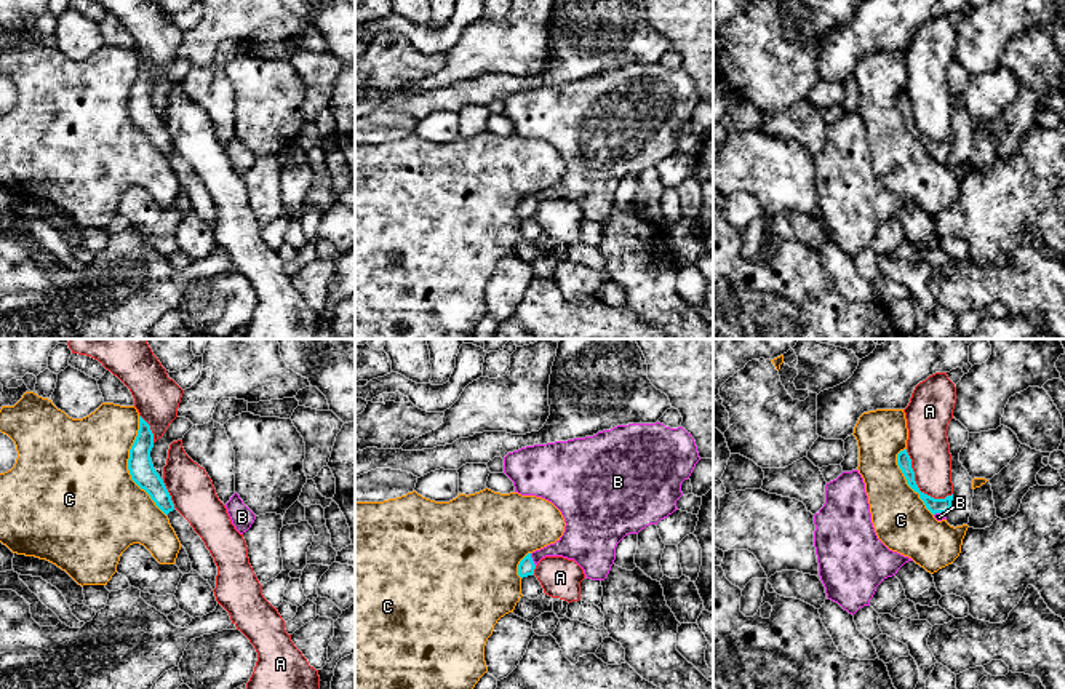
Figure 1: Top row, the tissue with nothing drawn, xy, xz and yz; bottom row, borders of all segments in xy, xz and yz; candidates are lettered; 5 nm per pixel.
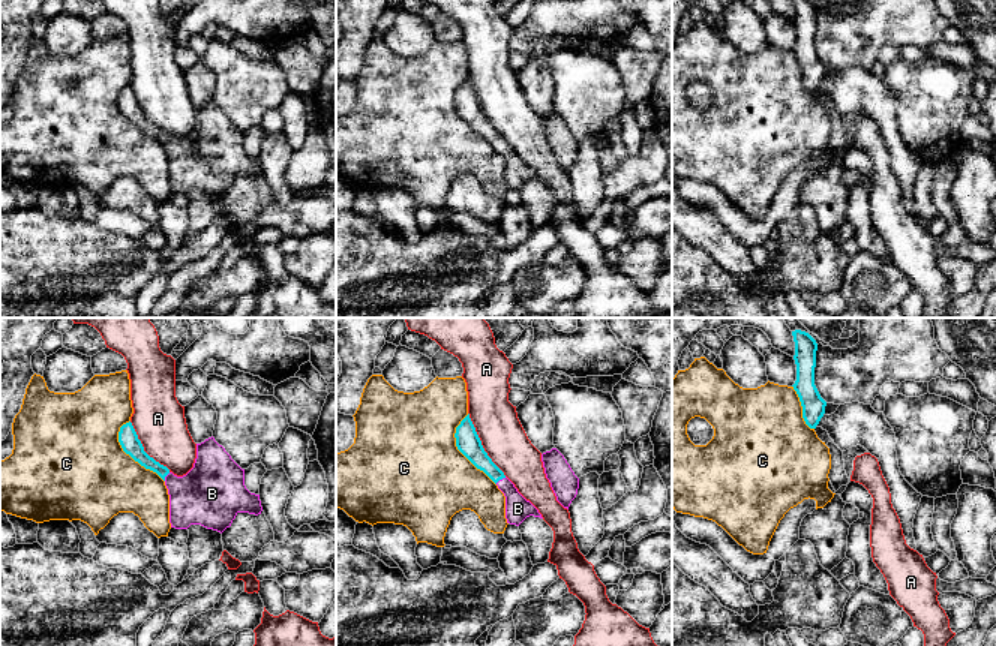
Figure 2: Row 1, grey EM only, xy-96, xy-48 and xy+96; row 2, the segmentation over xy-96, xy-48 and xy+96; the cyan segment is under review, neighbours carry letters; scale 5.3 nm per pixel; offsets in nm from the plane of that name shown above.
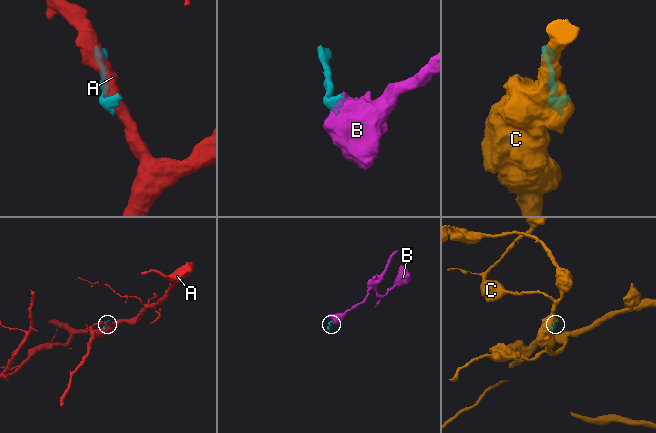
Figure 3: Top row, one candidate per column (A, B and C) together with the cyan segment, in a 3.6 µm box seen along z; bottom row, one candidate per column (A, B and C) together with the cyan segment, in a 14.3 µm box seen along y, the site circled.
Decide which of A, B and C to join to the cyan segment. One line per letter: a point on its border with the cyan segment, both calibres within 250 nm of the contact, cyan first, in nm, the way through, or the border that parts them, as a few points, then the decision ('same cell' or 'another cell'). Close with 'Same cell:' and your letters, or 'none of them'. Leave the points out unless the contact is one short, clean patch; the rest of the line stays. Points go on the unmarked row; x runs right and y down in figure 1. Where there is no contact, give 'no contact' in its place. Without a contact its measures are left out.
A: yz (917, 128) | 80/220 nm | another cell
B: xz (531, 202) | 90/180 nm | across xz (526, 208), (531, 202), (547, 192), (578, 184) | same cell
C: xy (128, 107) | 130/500 nm | another cell
Same cell: B

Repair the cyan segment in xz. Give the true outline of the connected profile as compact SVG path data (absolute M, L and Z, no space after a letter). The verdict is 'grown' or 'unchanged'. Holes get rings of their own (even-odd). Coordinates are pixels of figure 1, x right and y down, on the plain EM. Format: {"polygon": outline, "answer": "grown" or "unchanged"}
{"polygon": "M660 64L617 67L593 78L534 86L509 94L504 99L504 115L513 123L515 134L552 144L566 165L563 177L555 185L528 195L520 203L518 217L521 221L532 217L537 205L545 198L563 198L574 201L587 221L604 222L614 206L616 189L625 177L638 176L678 152L676 142L683 137L681 125L691 118L699 102L691 75L683 69L670 70Z", "answer": "grown"}

